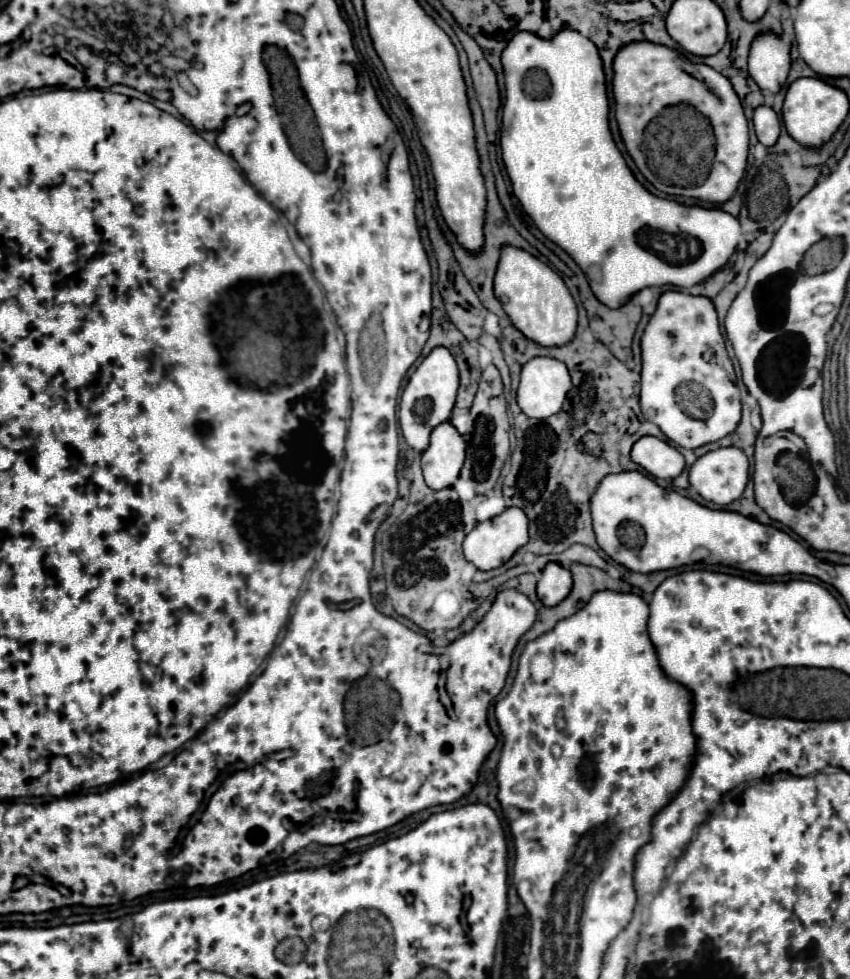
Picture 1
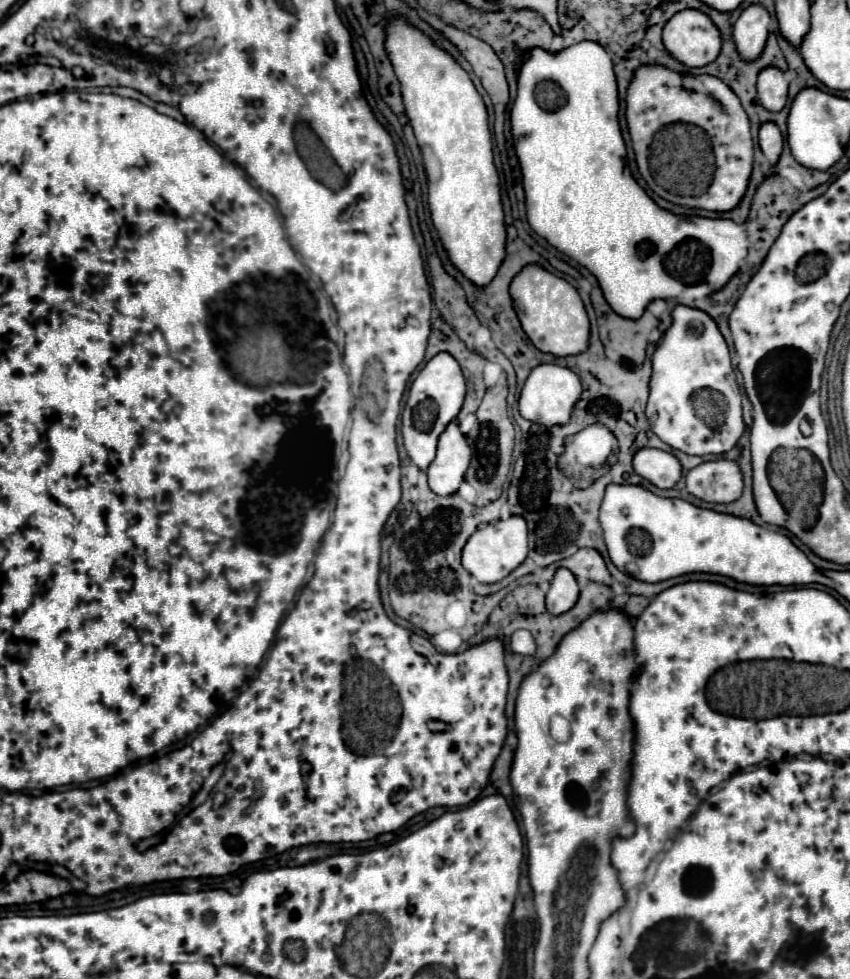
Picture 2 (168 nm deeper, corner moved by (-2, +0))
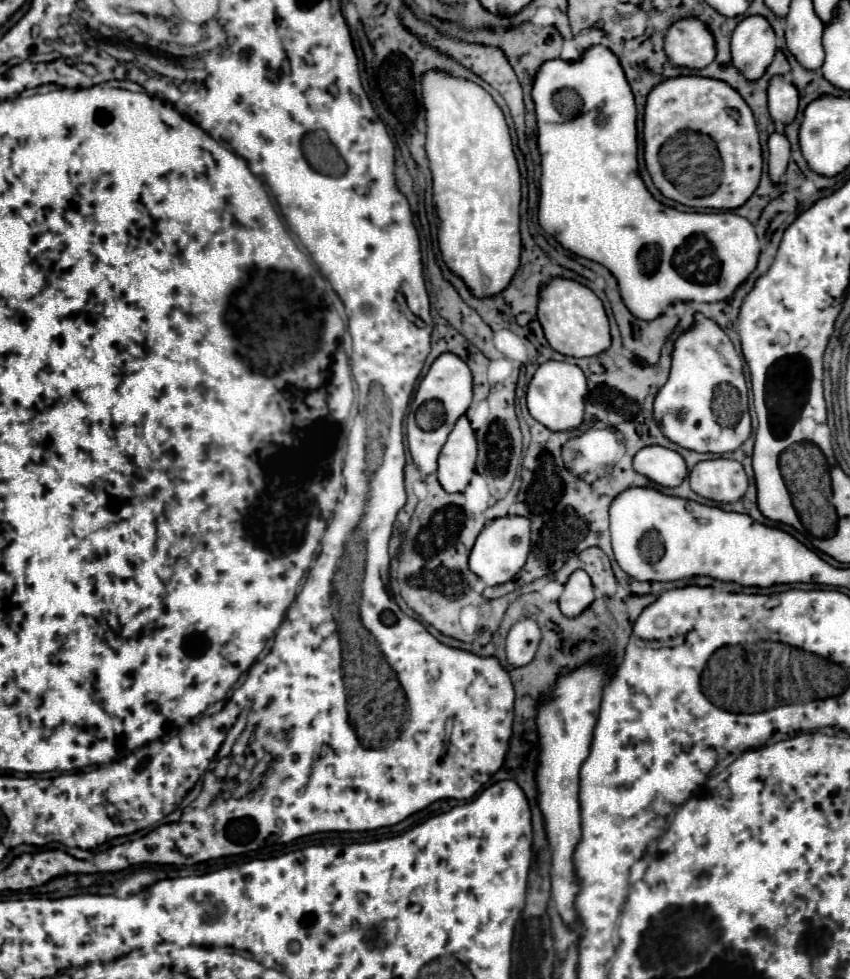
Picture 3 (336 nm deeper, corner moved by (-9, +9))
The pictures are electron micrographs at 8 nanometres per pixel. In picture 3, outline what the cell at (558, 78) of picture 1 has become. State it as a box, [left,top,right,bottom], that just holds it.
[532,45,760,321]

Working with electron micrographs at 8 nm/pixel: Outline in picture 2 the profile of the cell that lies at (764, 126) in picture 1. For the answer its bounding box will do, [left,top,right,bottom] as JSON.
[759,122,783,164]

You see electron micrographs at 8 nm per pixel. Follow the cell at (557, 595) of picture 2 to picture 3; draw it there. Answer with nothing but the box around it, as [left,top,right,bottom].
[560,571,594,617]

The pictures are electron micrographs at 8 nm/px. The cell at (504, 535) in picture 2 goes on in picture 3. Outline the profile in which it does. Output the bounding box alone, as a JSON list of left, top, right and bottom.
[470,517,530,587]

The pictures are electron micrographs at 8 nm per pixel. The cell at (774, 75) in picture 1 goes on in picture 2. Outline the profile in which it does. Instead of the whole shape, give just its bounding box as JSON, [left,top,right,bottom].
[757,66,787,112]

